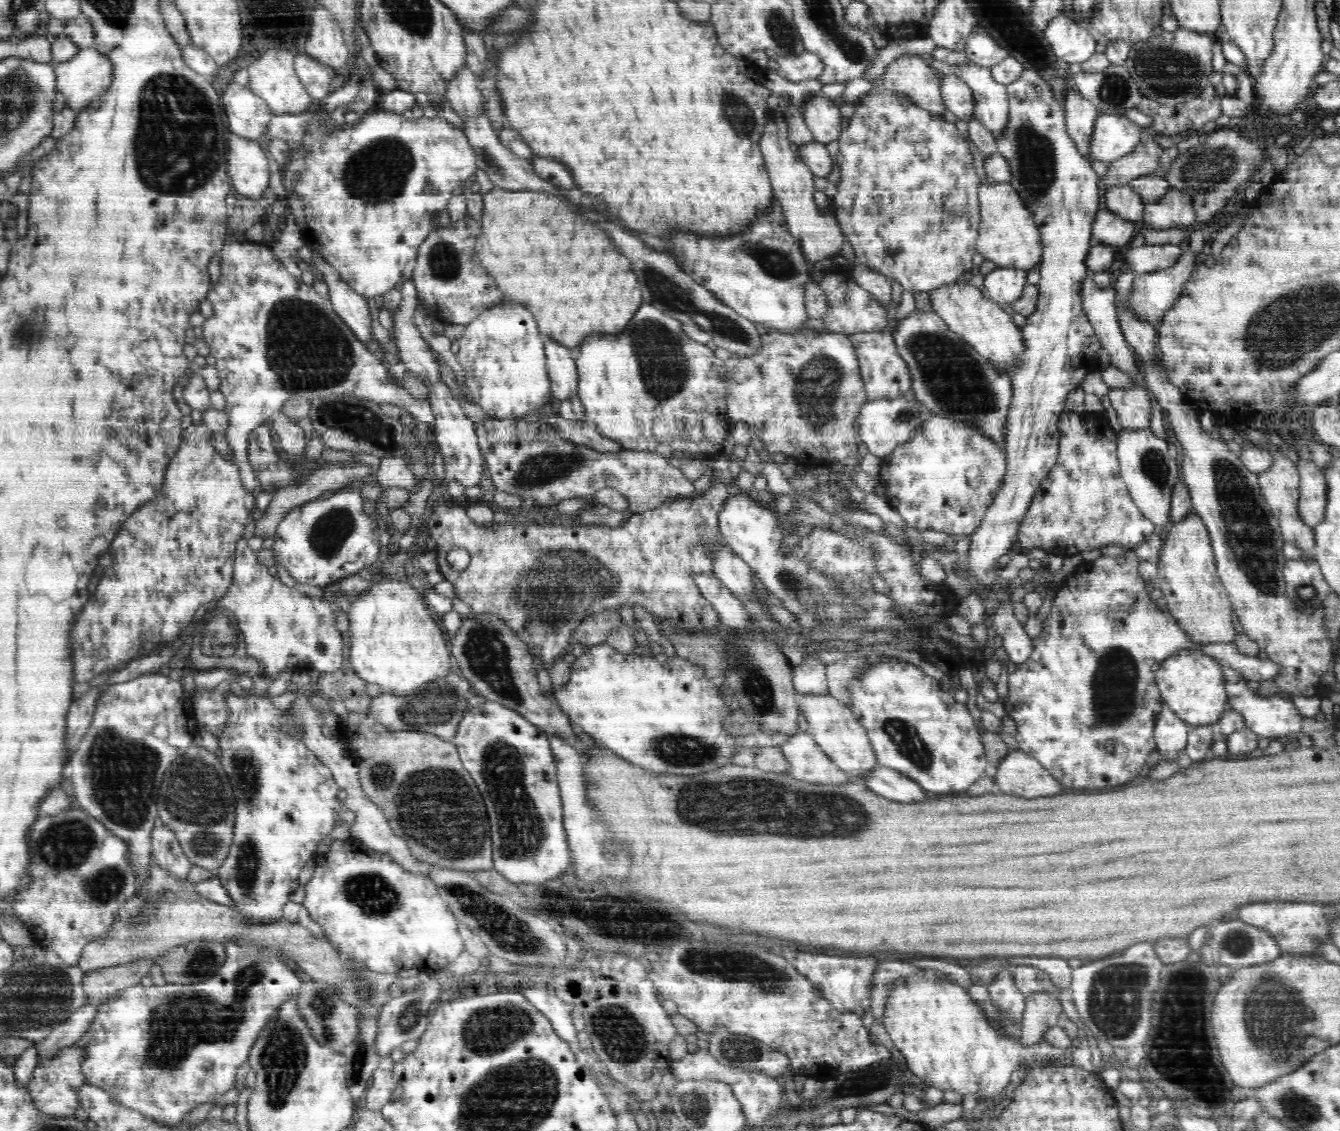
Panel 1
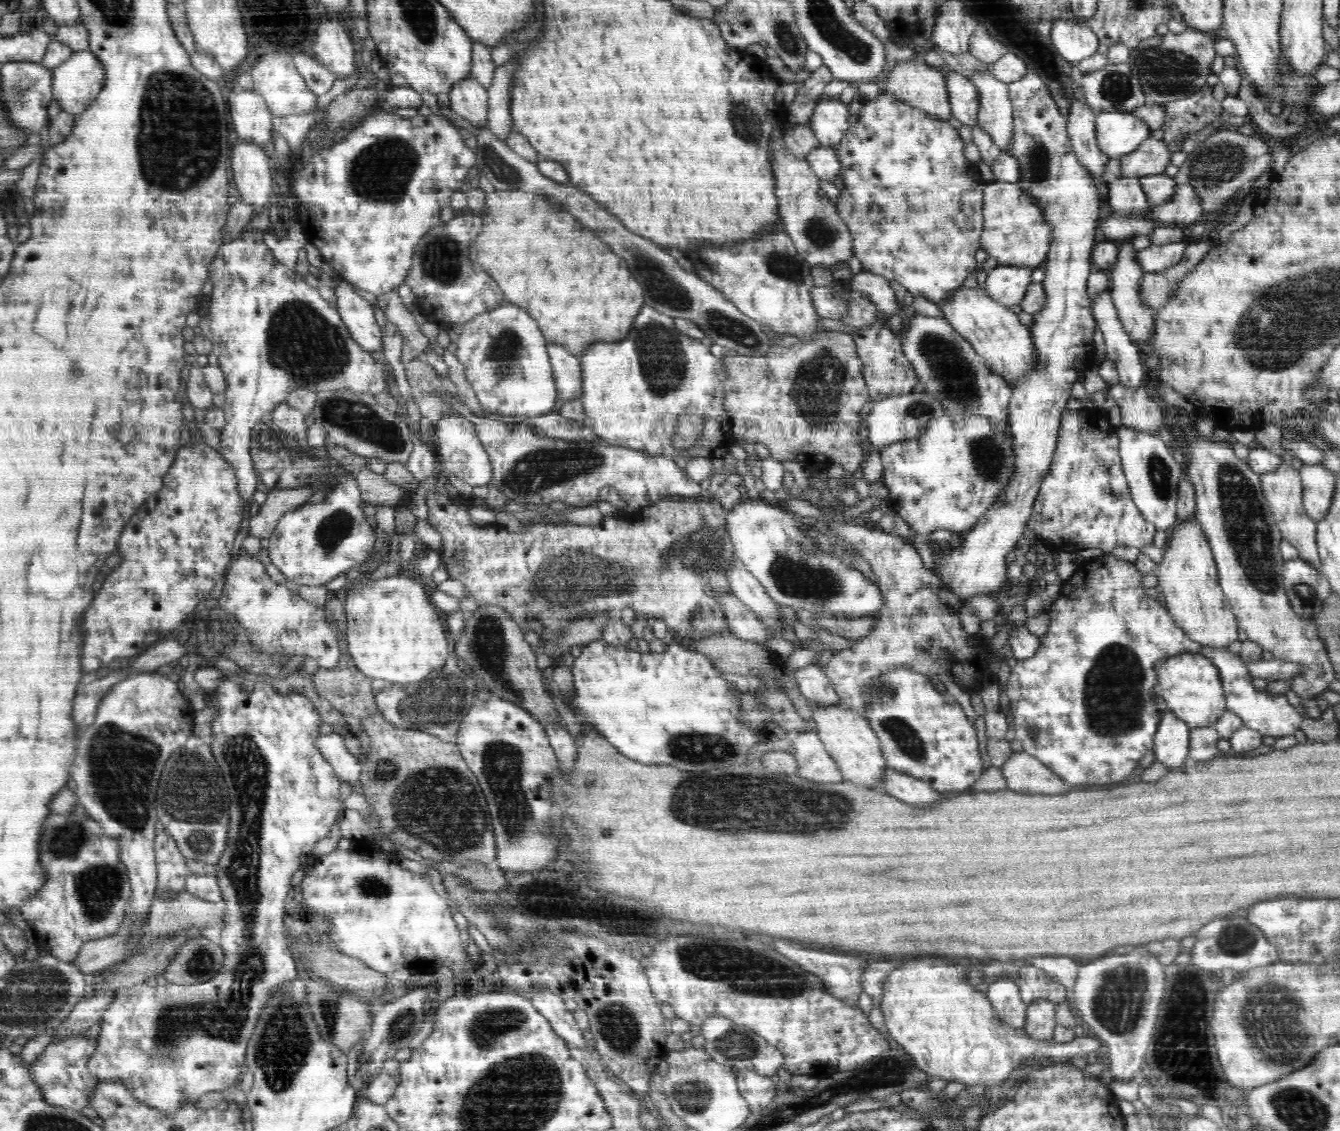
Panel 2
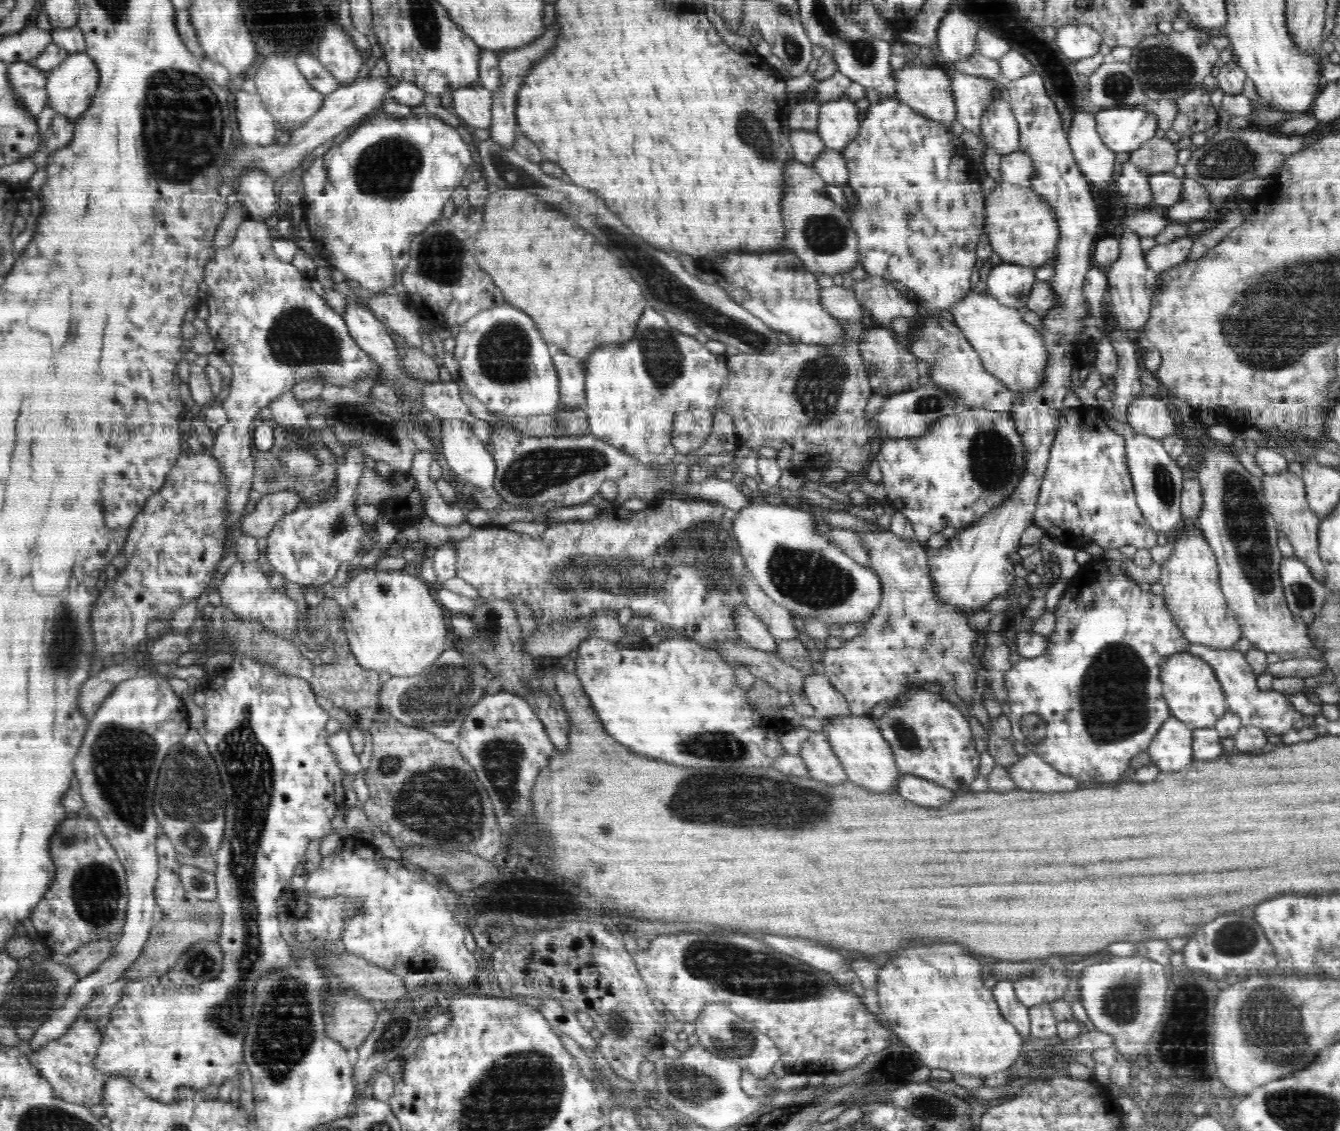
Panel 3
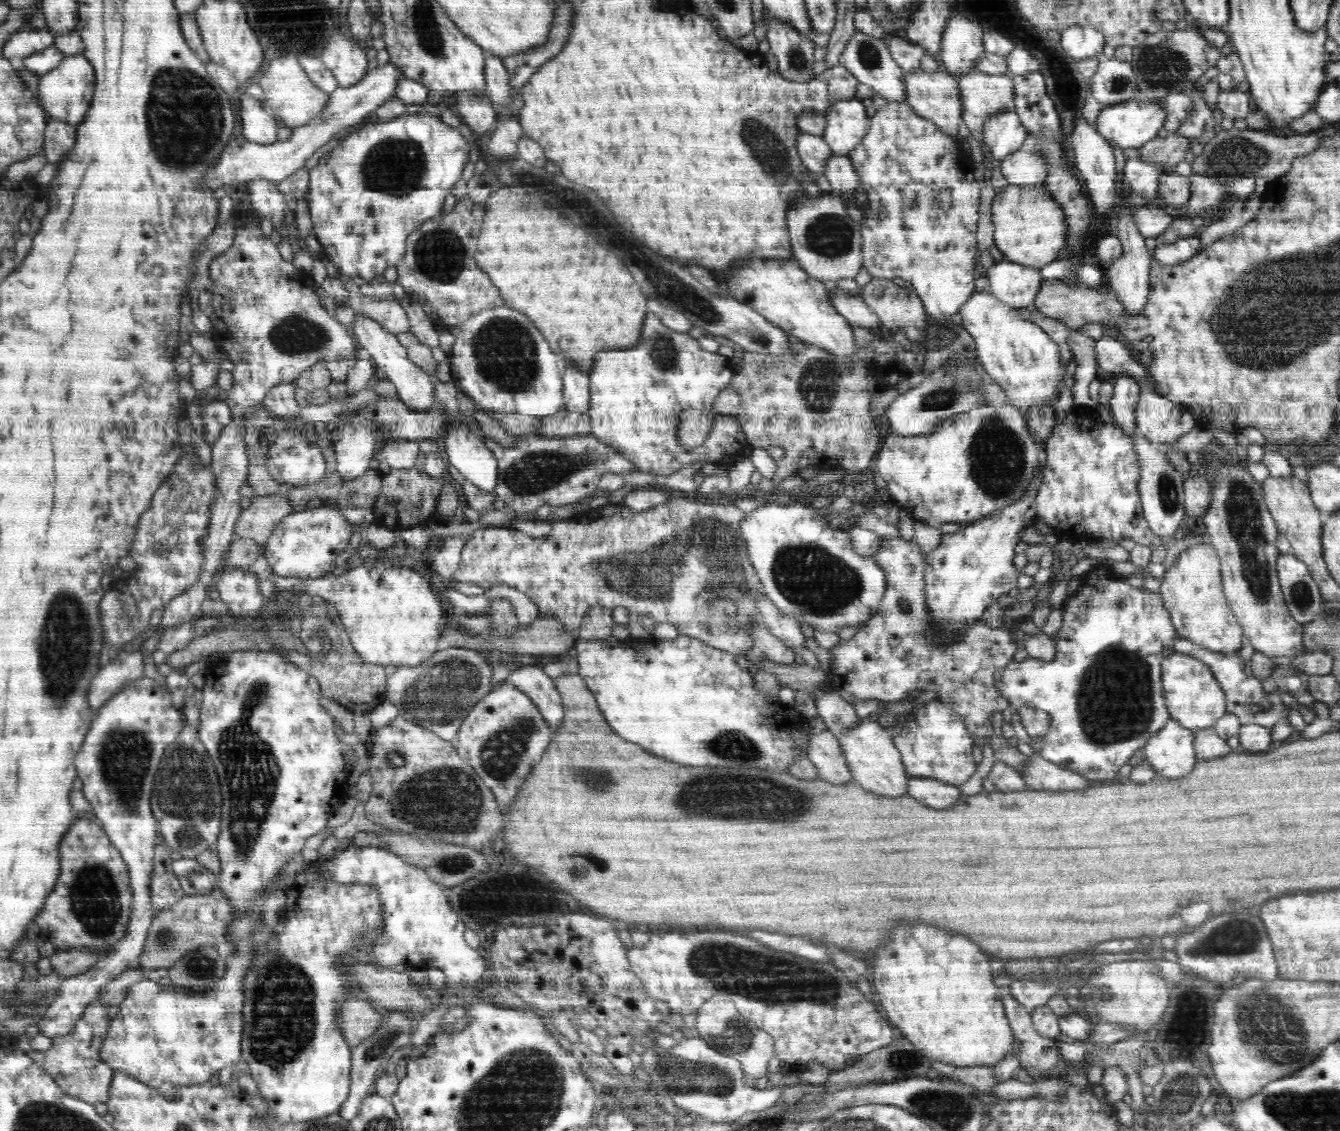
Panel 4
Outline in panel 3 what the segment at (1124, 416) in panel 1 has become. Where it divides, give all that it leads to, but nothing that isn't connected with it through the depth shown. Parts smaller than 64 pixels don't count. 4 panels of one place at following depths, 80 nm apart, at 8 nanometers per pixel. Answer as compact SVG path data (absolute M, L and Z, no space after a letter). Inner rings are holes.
M1140 393L1128 407L1128 425L1154 439L1174 435L1180 424L1174 421L1168 403L1163 396Z

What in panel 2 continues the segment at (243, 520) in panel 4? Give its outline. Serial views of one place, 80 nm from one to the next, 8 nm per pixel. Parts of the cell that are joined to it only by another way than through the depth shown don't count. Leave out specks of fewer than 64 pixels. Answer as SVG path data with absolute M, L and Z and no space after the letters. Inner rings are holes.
M310 487L275 488L266 495L267 499L260 506L258 513L252 517L248 516L245 521L245 524L249 526L249 534L258 538L272 536L278 521L284 514L313 500Z

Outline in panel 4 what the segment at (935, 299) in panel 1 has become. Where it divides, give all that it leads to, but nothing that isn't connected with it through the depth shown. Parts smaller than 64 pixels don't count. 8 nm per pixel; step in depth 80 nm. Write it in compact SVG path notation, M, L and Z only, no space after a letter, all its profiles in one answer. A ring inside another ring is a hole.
M974 291L958 309L958 314L962 321L960 328L964 328L974 339L975 352L983 369L1007 392L1006 400L1010 404L1022 408L1058 400L1060 392L1064 389L1062 376L1065 370L1060 363L1060 348L1049 336L1049 329L1045 323L1036 319L1023 320L1016 309L999 301L990 291Z

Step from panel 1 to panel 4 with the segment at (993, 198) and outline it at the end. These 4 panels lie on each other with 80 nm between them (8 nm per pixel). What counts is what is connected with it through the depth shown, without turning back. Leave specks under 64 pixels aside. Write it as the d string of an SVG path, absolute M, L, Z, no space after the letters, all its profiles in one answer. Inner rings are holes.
M1010 185L995 195L992 204L994 242L1005 260L1039 269L1064 254L1066 215L1044 187Z

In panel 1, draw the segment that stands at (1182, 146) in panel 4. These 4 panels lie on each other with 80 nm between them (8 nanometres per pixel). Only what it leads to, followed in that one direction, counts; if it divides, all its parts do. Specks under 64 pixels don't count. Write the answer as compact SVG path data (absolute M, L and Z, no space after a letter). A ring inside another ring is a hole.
M1151 139L1141 143L1135 151L1110 163L1108 172L1100 178L1100 187L1129 184L1136 178L1152 175L1159 168L1159 160L1165 150Z

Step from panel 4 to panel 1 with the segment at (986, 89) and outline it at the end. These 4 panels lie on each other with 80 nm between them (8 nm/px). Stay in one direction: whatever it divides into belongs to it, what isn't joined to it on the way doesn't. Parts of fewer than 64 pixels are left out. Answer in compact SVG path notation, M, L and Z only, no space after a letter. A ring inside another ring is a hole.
M945 75L941 80L943 103L958 119L968 122L973 118L974 99L971 88L956 75Z

